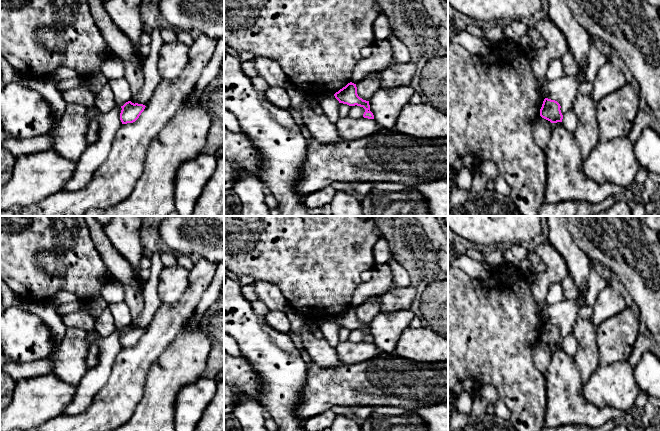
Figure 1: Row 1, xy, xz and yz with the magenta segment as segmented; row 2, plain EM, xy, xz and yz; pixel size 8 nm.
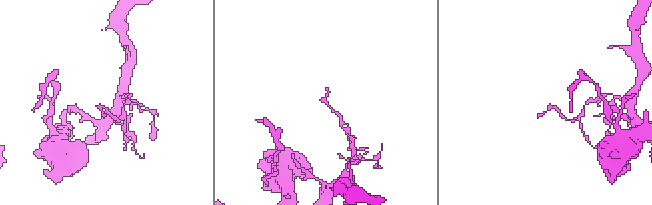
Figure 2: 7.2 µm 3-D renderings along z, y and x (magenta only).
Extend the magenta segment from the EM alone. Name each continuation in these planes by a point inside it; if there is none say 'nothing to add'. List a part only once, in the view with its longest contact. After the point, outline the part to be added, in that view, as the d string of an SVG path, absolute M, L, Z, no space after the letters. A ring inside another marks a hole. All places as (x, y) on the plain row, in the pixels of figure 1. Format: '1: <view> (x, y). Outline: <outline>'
nothing to add

